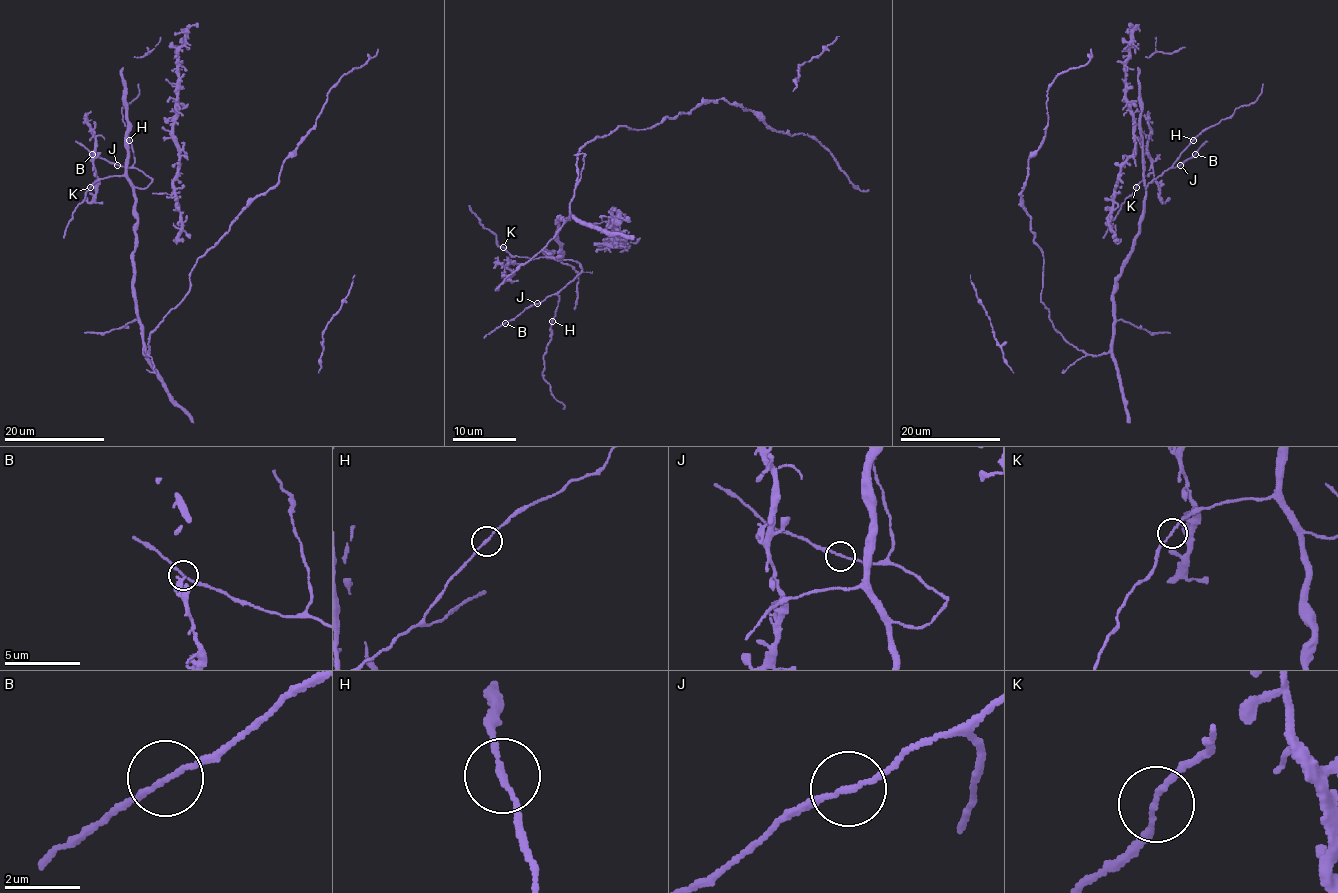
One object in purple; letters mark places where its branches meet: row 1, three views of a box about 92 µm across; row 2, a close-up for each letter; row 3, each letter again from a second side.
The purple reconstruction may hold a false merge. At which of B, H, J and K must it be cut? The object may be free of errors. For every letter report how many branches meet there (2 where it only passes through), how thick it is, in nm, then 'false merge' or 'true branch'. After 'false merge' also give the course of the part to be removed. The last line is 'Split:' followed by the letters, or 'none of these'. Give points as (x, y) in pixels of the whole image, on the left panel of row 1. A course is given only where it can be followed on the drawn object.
B: 2 | 140 nm | true branch
H: 2 | 140 nm | true branch
J: 2 | 140 nm | true branch
K: 2 | 130 nm | true branch
Split: none of these

